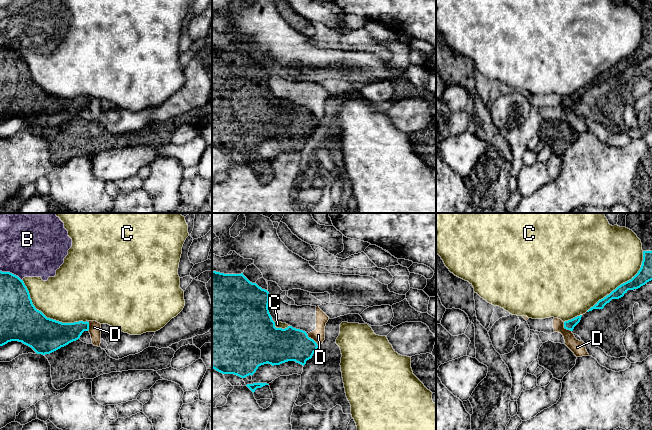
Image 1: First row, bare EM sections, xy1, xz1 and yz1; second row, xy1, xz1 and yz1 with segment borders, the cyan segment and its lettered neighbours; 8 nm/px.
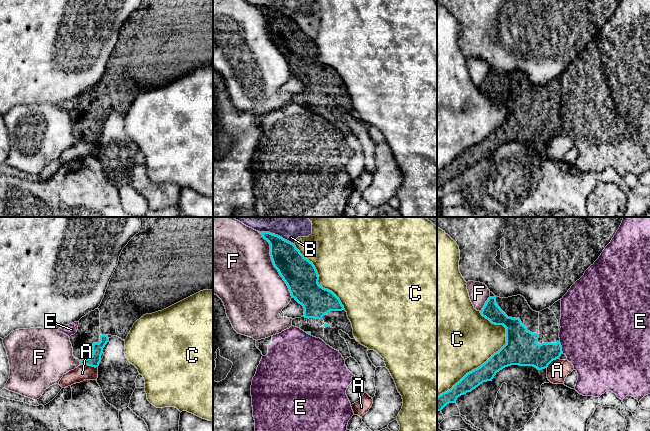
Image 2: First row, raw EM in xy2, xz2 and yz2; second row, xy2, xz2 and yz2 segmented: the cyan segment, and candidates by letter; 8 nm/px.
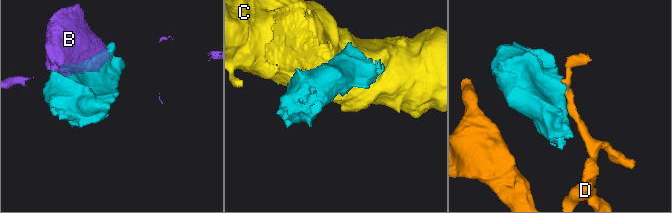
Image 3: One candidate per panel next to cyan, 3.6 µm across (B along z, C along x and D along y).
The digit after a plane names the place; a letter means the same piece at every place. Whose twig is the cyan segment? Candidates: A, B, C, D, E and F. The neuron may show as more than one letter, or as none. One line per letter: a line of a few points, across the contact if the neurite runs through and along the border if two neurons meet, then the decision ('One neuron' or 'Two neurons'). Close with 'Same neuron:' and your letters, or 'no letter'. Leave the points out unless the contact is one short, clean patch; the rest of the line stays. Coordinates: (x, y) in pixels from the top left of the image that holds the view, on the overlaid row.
A: Two neurons
B: Two neurons
C: Two neurons
D: Line: xz1 (306, 334), (317, 345). Two neurons
E: Line: yz2 (559, 341), (563, 352). Two neurons
F: Two neurons
Same neuron: no letter

